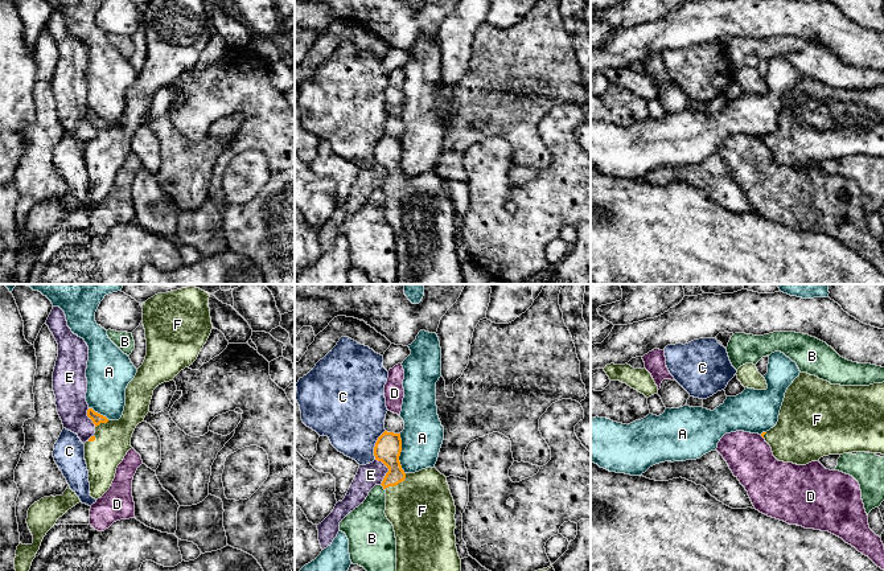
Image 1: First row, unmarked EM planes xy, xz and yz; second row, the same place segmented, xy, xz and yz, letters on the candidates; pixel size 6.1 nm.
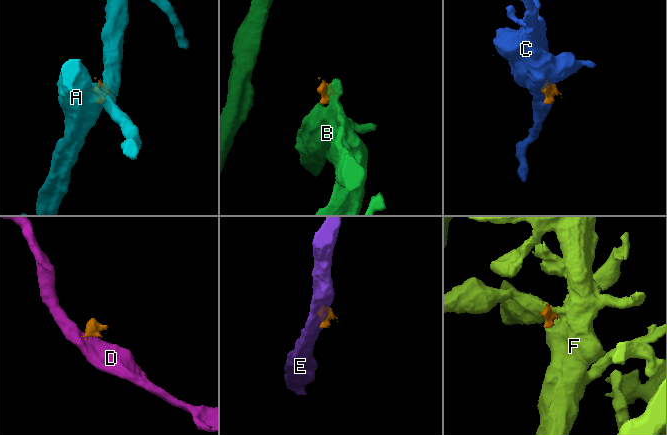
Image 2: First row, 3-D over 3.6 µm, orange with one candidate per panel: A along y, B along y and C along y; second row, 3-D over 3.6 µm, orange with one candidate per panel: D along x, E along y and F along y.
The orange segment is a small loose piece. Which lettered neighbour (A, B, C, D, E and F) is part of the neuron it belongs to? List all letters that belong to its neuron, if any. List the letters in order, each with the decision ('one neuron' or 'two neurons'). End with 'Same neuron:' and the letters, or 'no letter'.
A: two neurons
B: two neurons
C: two neurons
D: two neurons
E: two neurons
F: one neuron
Same neuron: F

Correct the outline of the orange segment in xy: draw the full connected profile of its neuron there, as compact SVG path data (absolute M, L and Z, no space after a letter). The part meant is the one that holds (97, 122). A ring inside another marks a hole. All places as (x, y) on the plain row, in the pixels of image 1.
M153 0L143 7L143 29L145 33L147 59L135 82L126 93L126 110L119 124L87 114L87 120L95 128L95 137L85 147L85 164L89 174L90 200L100 202L111 190L116 172L131 151L136 130L144 126L149 116L153 94L172 85L181 74L189 71L206 48L211 33L209 12L210 0Z

